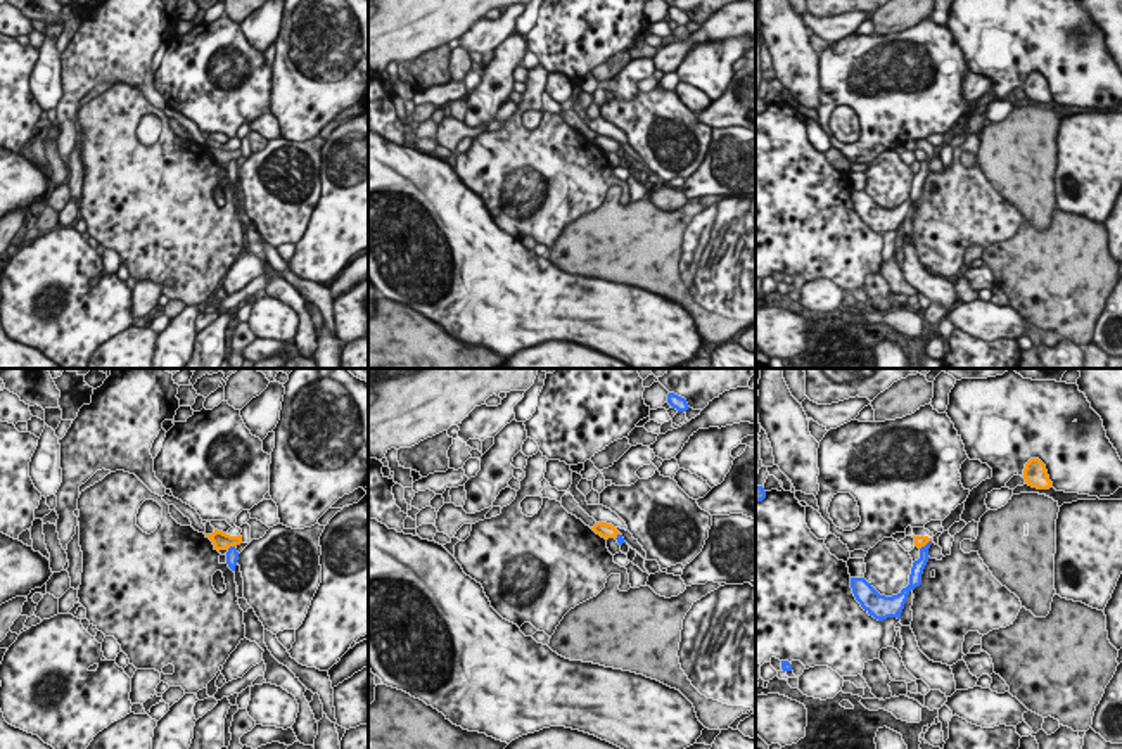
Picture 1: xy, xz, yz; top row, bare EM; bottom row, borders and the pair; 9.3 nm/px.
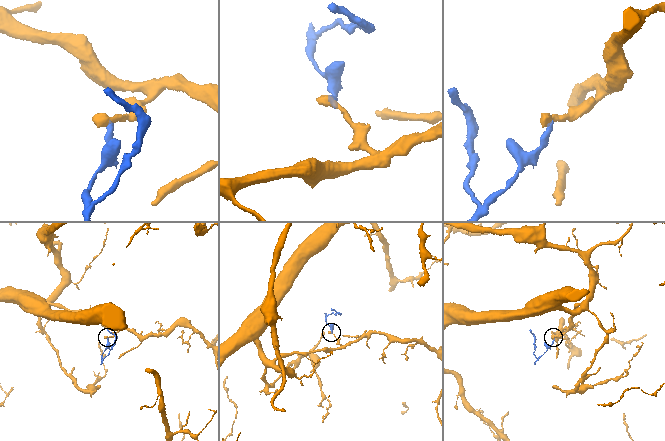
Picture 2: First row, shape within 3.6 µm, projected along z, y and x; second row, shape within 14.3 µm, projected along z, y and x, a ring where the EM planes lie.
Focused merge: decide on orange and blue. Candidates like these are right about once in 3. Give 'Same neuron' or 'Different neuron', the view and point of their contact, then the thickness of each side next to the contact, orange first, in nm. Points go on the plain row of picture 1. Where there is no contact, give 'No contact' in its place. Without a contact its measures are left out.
Different neuron. Touches orange at xy (230, 158). Thickness 160 nm (orange) against 130 nm.

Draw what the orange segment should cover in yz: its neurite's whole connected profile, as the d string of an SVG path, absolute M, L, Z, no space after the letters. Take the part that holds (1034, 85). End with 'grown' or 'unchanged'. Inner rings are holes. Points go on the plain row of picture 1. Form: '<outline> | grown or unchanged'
M1030 71L1023 81L1025 97L1037 102L1049 102L1053 95L1049 93L1046 78L1039 71Z | unchanged

